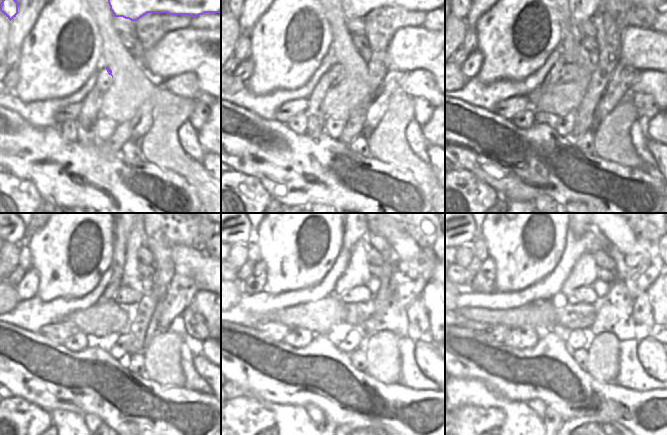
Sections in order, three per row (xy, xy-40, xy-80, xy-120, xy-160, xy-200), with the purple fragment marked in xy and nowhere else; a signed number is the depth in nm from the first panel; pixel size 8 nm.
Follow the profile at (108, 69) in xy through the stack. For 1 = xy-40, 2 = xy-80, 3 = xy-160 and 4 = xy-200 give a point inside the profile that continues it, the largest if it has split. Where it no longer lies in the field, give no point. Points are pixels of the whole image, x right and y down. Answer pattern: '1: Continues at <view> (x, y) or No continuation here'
1: Continues at xy-40 (334, 69)
2: Continues at xy-80 (557, 69)
3: Continues at xy-160 (358, 273)
4: Continues at xy-200 (583, 274).

